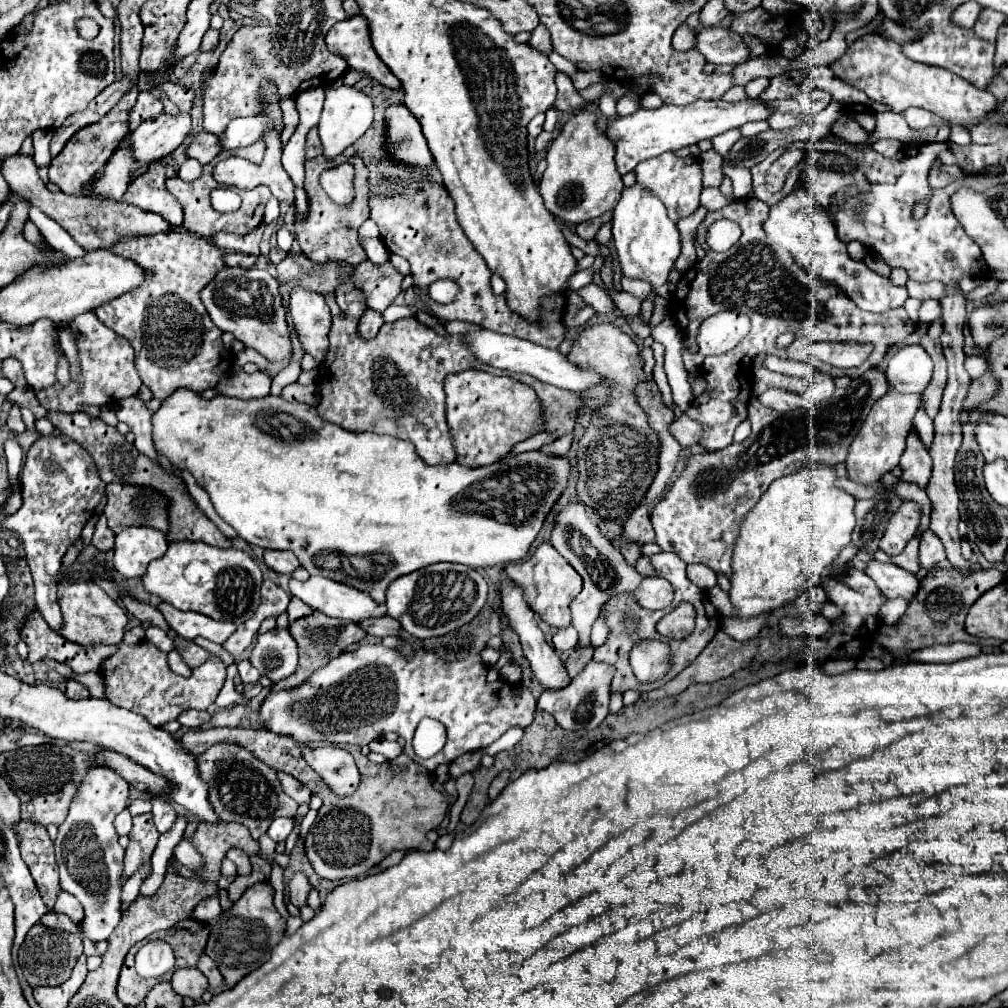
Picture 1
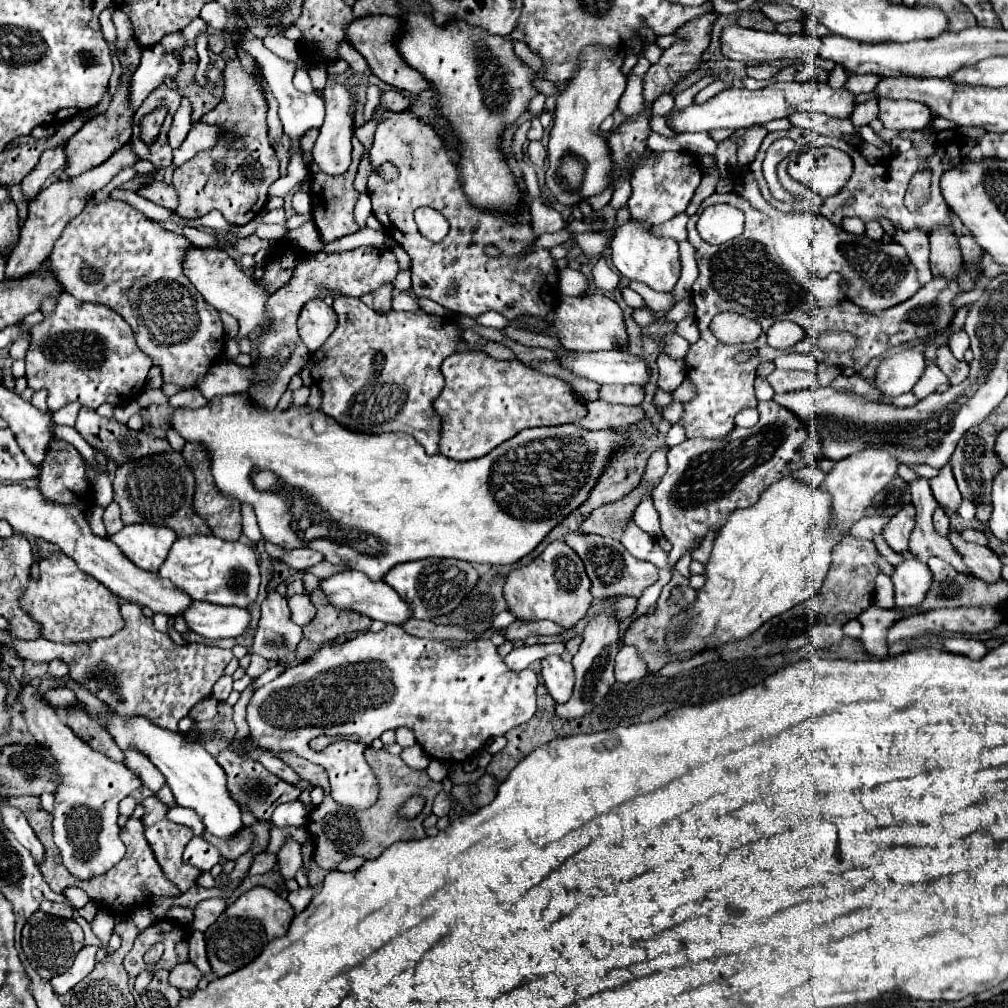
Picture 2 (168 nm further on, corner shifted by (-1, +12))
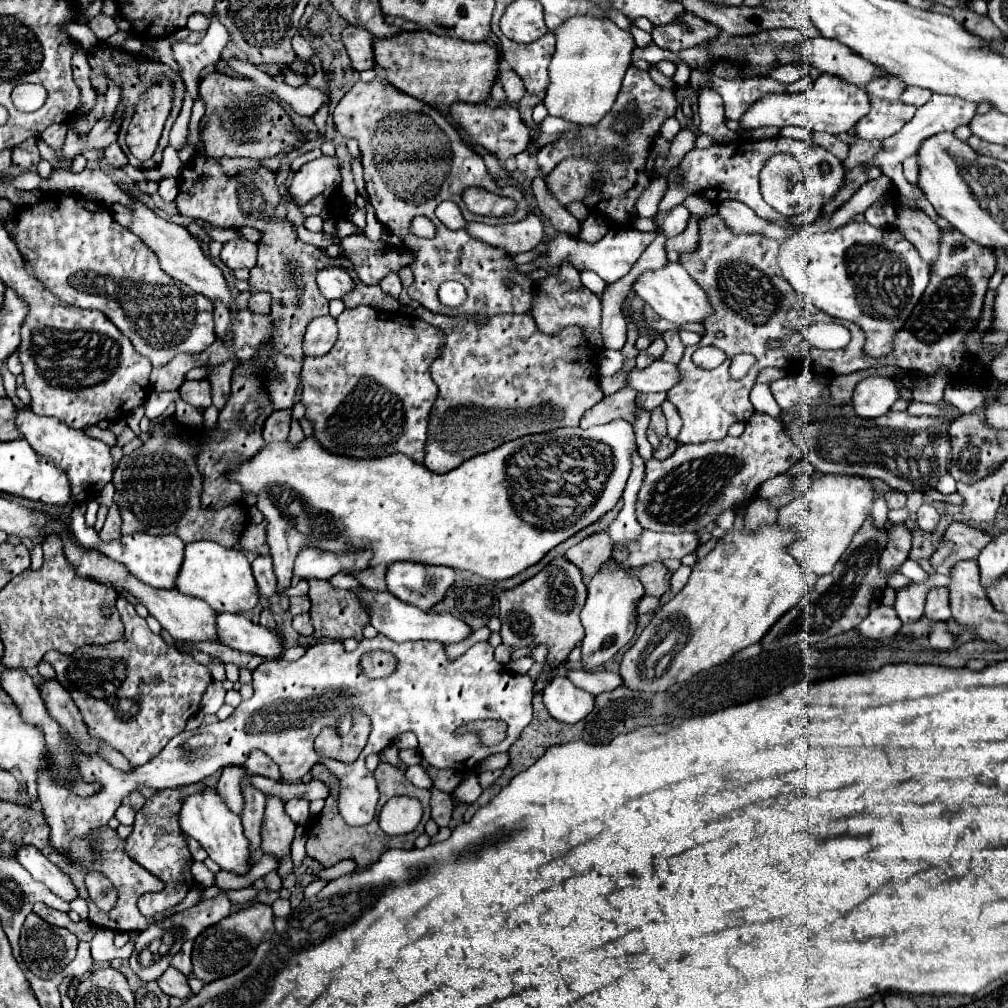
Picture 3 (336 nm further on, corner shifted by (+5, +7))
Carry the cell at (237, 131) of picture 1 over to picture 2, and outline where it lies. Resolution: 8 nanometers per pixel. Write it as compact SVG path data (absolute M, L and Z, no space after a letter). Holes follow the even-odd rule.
M203 122L193 124L185 142L177 150L173 150L173 164L181 166L189 158L193 158L199 150L215 146L215 138L219 138L221 134L223 134L223 130L219 126L209 126L209 124L203 124Z

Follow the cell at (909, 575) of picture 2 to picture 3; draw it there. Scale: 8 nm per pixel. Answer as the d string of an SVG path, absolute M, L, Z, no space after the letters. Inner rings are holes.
M929 575L923 583L911 583L903 589L897 589L895 593L895 611L903 623L913 623L923 617L925 597L931 587L948 586L950 579L947 575Z

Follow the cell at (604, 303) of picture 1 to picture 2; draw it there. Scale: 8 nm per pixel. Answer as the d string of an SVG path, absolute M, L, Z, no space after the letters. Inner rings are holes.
M563 268L559 270L559 292L561 294L567 294L567 296L581 296L587 292L587 280L581 272L577 270L571 270L571 268Z

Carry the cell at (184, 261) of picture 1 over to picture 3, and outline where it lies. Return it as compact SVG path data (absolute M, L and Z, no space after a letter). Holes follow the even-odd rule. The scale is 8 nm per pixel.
M59 193L43 197L39 203L17 213L15 243L21 255L31 261L35 277L53 295L69 305L105 313L153 367L167 365L179 353L199 355L215 341L213 303L199 293L185 293L183 285L159 267L157 255L127 227L119 225L107 207L95 201Z

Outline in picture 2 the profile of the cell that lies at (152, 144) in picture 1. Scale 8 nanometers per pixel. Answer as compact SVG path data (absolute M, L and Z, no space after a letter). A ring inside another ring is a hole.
M127 144L123 150L115 152L107 162L99 164L97 168L91 168L85 174L81 174L77 178L71 178L71 180L53 182L47 190L41 190L37 194L37 198L31 200L31 204L29 204L29 216L27 216L25 226L21 228L21 238L19 238L17 246L11 254L11 258L7 260L5 278L7 280L21 280L27 274L33 274L35 270L39 270L41 262L47 260L47 256L51 254L51 248L53 248L55 240L59 238L59 234L63 232L65 224L83 210L83 206L89 198L89 192L105 188L121 168L133 166L135 162L137 162L137 156L131 152L131 144Z

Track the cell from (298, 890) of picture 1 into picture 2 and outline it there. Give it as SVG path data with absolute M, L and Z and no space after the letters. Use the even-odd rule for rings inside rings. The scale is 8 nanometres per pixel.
M287 840L279 852L277 852L277 860L279 860L279 870L281 876L285 880L295 878L295 872L299 870L299 866L303 864L303 856L301 856L301 844L295 840Z

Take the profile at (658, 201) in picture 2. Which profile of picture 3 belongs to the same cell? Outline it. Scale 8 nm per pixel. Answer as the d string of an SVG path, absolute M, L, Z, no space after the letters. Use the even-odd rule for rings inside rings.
M677 205L669 211L659 211L653 221L657 225L657 229L665 235L665 237L673 237L673 235L679 235L685 225L687 225L687 219L689 219L689 211L685 205Z

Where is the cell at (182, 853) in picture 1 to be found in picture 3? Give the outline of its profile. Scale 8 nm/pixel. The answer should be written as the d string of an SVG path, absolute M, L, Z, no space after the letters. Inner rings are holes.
M193 861L193 865L191 865L191 873L193 873L195 881L201 883L203 887L211 887L211 885L213 885L213 873L211 873L203 863Z

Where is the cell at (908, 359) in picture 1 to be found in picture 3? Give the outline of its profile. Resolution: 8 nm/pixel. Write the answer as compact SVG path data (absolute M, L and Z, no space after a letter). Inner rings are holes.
M871 375L855 387L853 393L855 415L861 415L863 419L877 419L885 415L897 399L899 383L895 379Z

